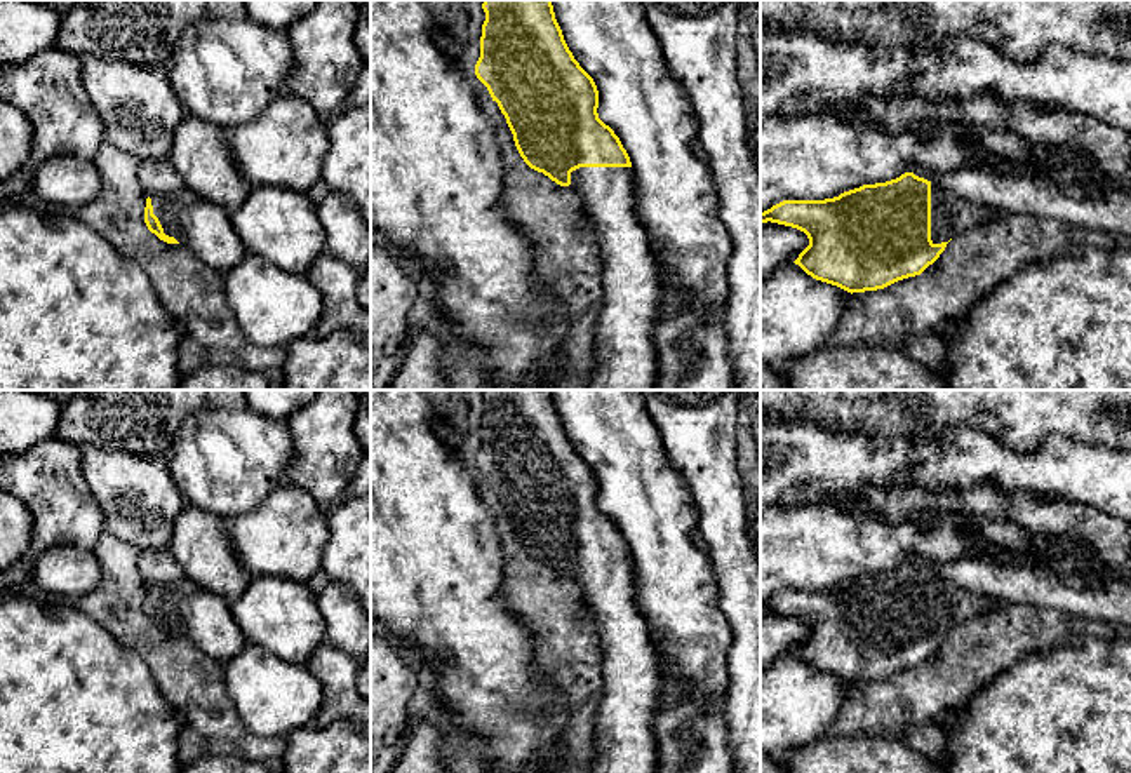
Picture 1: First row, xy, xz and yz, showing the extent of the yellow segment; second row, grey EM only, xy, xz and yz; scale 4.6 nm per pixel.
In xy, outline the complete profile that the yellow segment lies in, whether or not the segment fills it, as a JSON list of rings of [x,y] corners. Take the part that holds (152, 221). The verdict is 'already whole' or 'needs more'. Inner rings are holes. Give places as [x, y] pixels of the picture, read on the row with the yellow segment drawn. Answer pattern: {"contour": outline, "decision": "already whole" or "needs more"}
{"contour": [[[186,186],[172,193],[148,195],[144,223],[160,240],[184,245],[223,273],[237,266],[247,252],[230,212]]], "decision": "needs more"}

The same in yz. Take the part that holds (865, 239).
{"contour": [[[905,172],[833,198],[783,200],[760,212],[760,223],[804,232],[809,245],[793,263],[853,294],[920,275],[950,239],[997,214]]], "decision": "needs more"}

